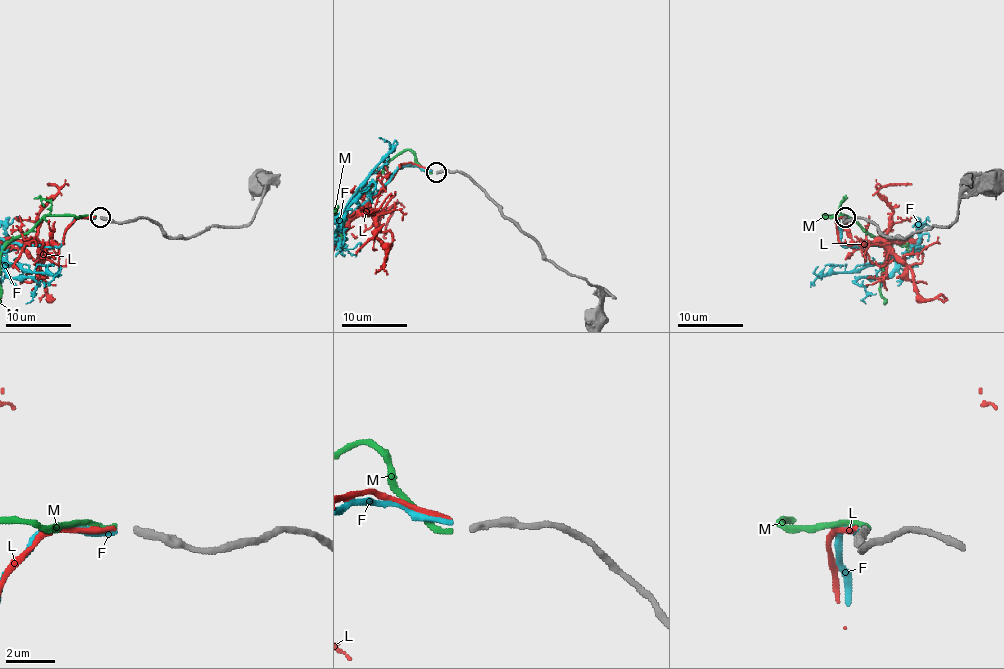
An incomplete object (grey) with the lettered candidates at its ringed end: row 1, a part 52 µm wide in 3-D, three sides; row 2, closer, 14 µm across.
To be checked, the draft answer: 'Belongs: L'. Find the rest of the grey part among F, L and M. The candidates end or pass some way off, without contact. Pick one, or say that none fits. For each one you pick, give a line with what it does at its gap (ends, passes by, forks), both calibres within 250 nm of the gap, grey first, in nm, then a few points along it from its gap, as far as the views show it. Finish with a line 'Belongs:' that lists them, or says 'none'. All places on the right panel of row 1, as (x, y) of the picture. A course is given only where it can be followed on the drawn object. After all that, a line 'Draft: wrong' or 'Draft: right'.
Belongs: none
Draft: wrong

